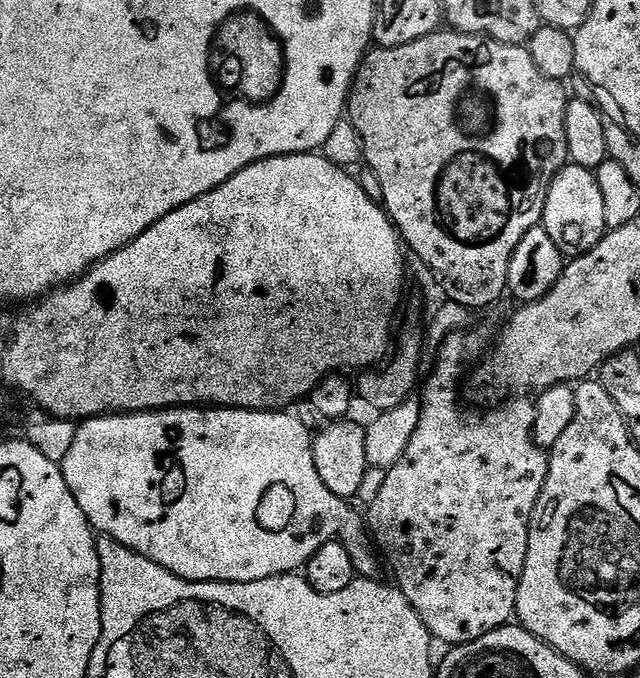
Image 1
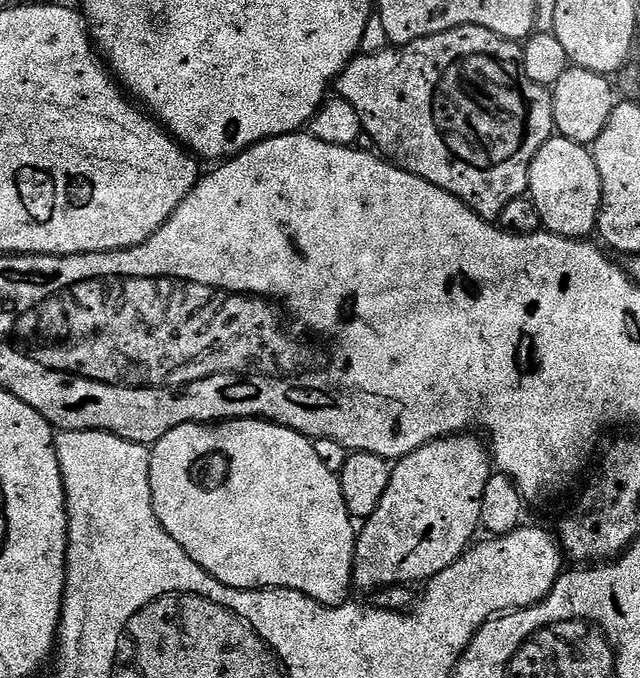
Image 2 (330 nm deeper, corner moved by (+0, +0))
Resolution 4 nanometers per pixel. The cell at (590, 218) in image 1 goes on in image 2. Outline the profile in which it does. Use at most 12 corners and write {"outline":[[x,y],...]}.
{"outline":[[553,135],[530,166],[543,231],[597,231],[602,182],[585,145]]}

